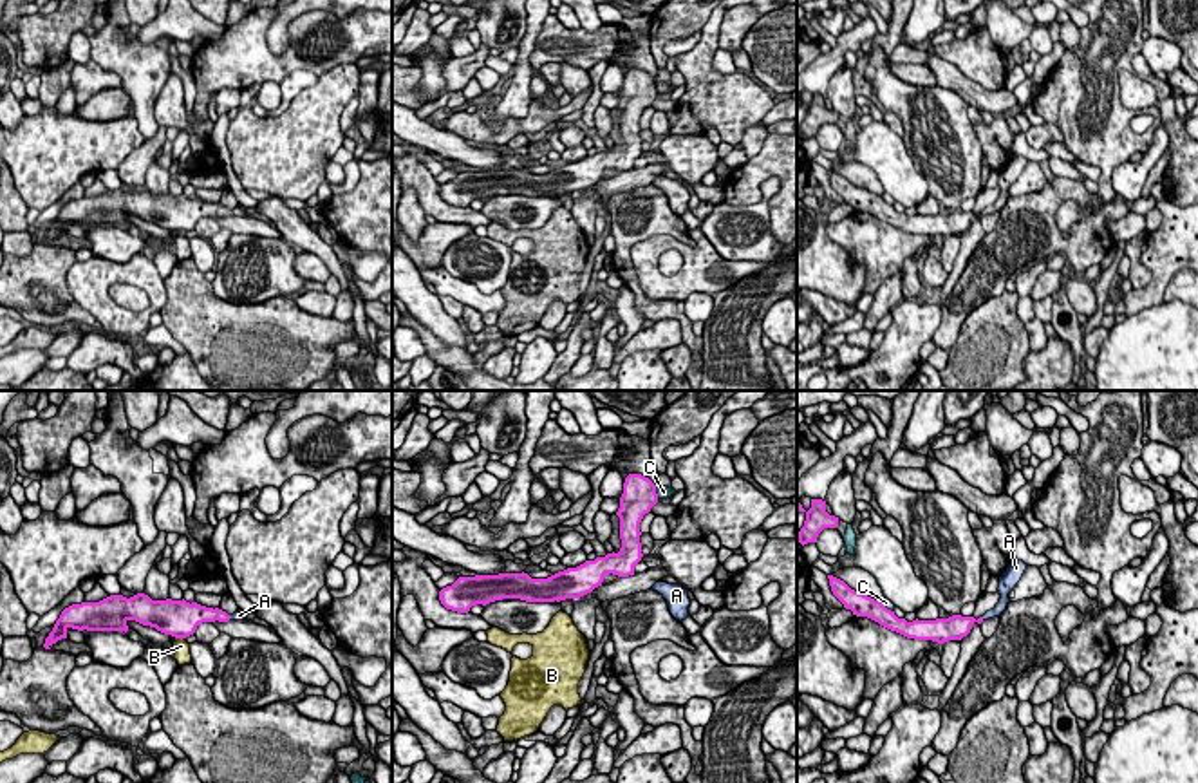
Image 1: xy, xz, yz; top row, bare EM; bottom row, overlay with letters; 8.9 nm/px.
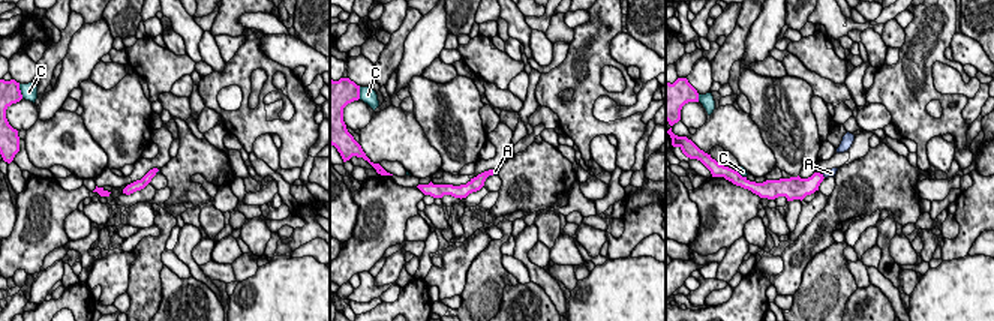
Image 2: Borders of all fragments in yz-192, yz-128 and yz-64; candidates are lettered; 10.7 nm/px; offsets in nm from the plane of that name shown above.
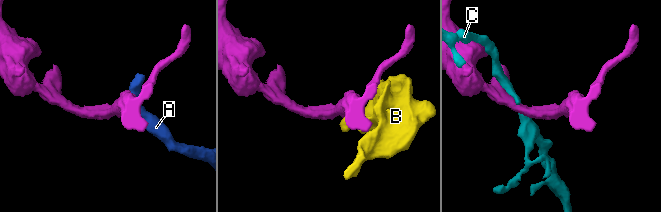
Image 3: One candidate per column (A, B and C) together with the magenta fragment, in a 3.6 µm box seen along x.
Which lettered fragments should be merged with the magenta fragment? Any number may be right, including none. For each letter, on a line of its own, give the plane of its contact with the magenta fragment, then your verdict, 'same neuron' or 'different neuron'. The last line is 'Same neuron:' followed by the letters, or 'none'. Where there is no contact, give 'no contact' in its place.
A: contact in xy; same neuron
B: contact in xy; different neuron
C: contact in yz; different neuron
Same neuron: A

